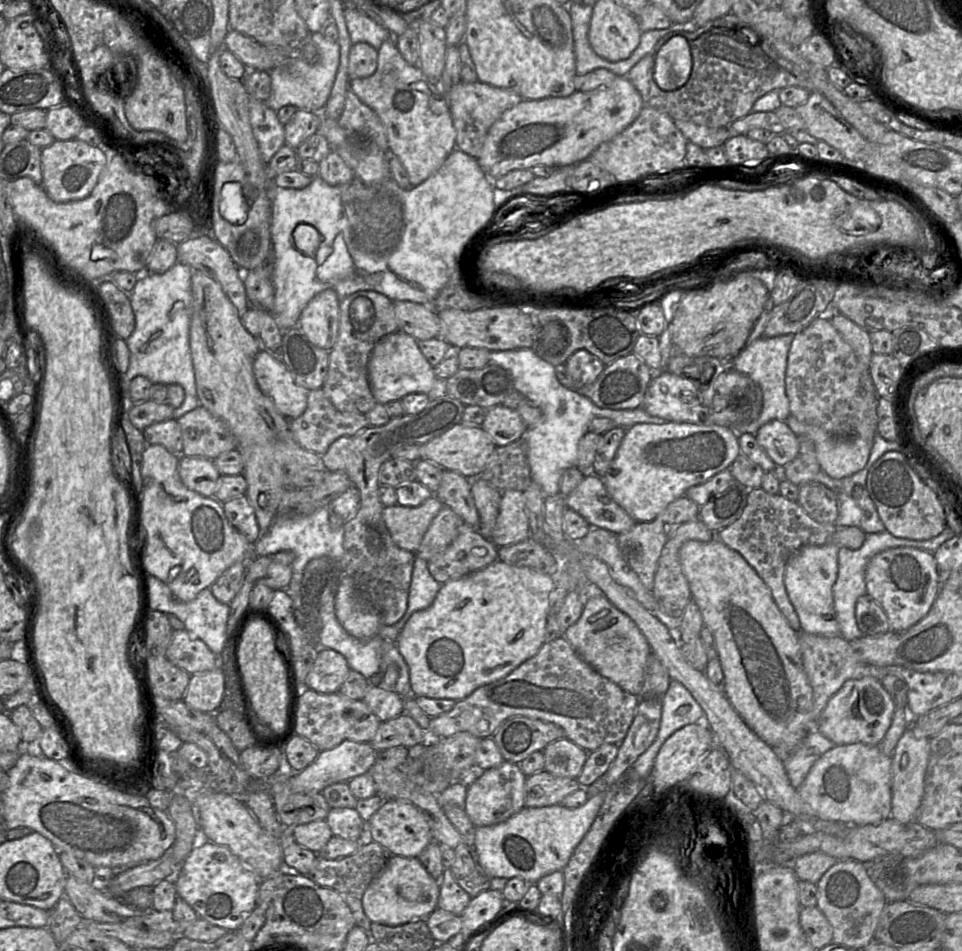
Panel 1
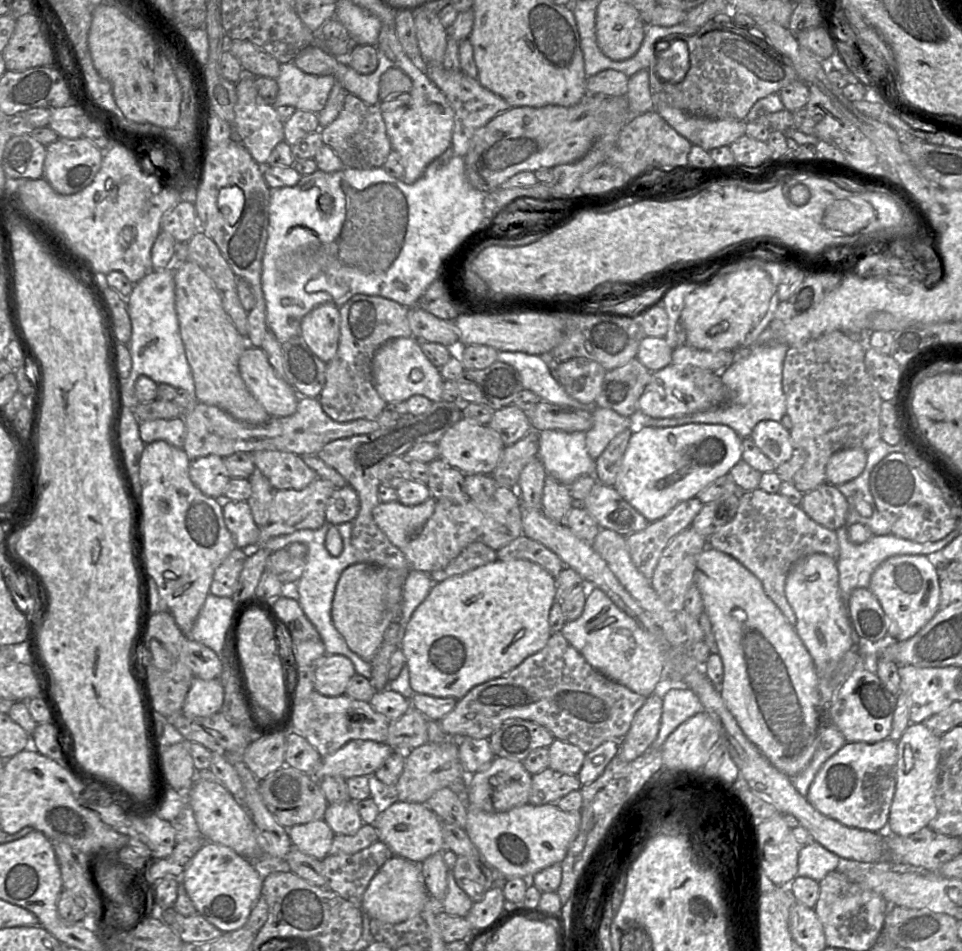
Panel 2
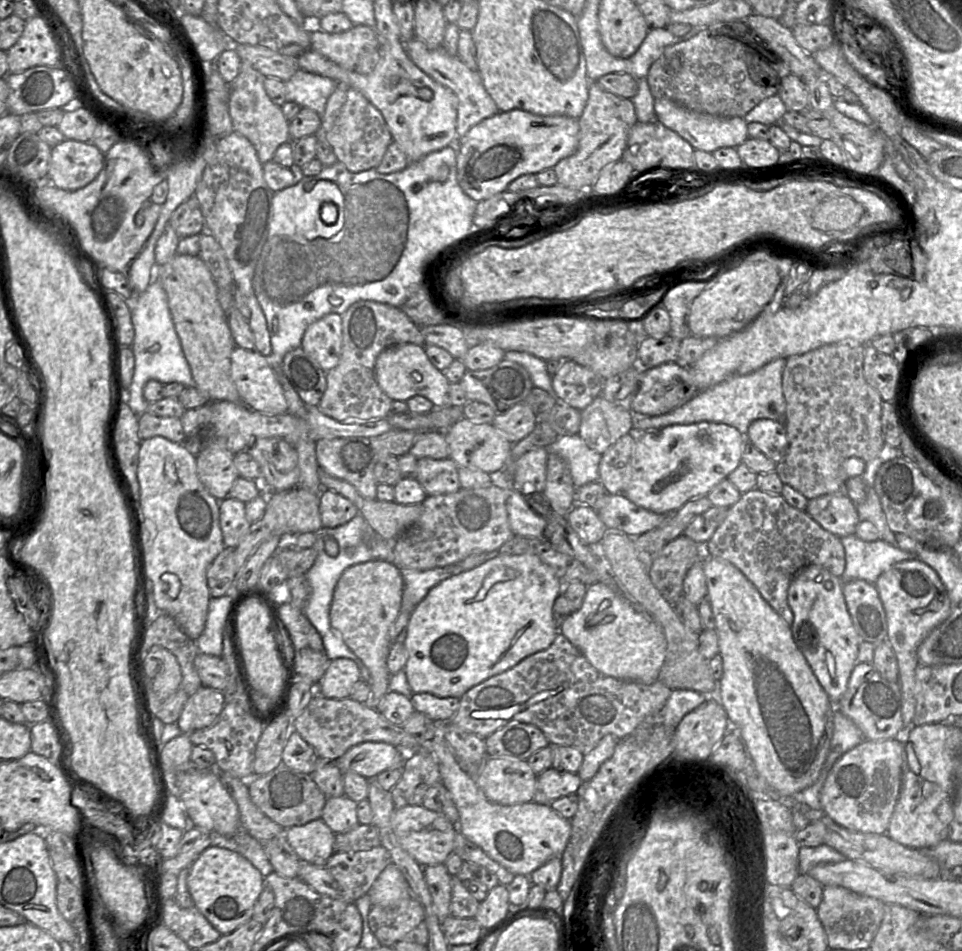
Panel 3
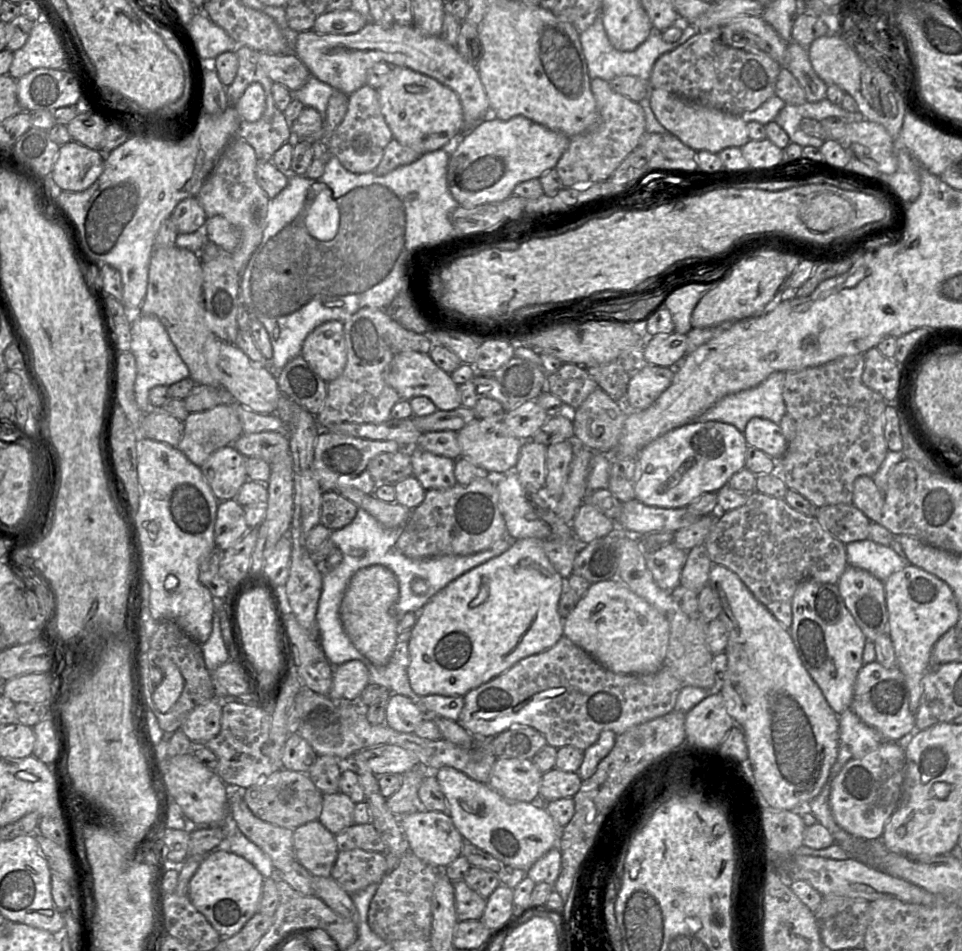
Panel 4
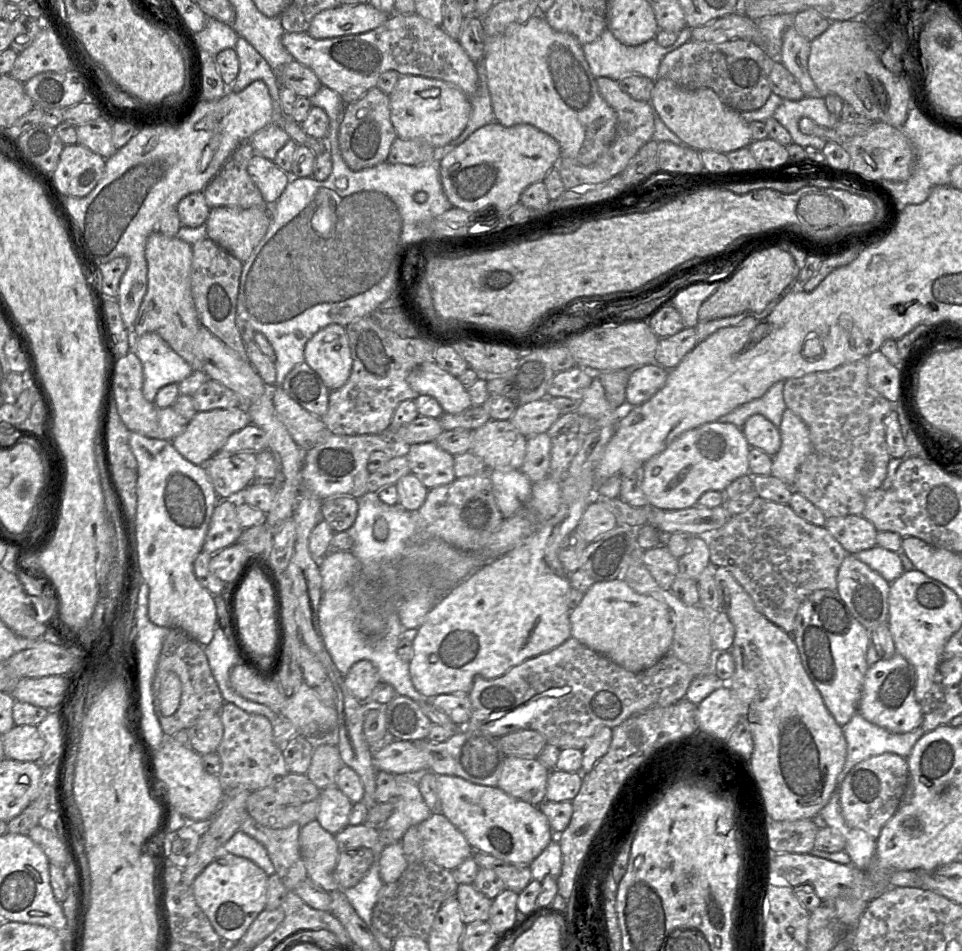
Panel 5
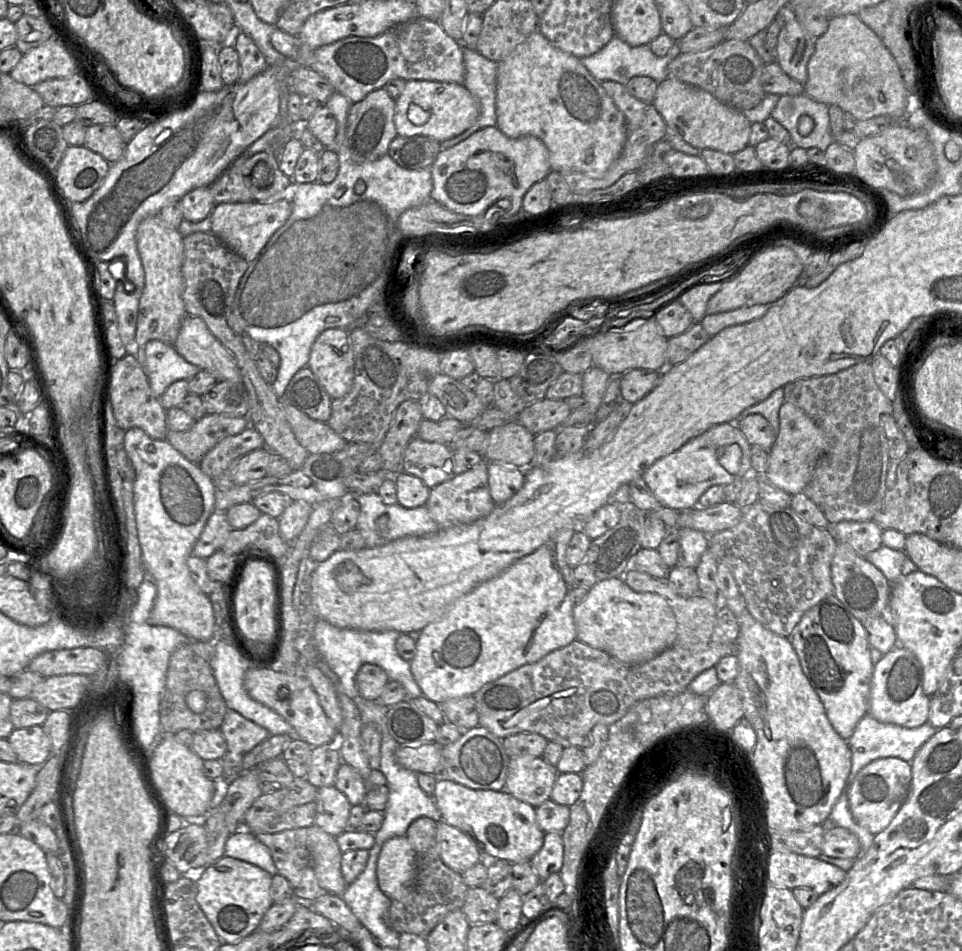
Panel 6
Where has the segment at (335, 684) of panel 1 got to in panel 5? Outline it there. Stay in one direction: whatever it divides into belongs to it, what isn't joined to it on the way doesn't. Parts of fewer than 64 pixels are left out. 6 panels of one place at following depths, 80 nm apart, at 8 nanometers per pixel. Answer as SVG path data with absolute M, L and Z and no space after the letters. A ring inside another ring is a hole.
M371 661L354 663L343 681L351 694L361 702L367 702L375 686L380 682L376 667Z

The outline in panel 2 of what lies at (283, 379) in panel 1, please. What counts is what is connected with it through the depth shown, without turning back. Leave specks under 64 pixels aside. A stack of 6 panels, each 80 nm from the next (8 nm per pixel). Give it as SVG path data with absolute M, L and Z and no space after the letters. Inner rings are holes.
M248 346L244 350L239 372L250 393L271 417L286 417L296 412L302 396L277 377L261 348Z

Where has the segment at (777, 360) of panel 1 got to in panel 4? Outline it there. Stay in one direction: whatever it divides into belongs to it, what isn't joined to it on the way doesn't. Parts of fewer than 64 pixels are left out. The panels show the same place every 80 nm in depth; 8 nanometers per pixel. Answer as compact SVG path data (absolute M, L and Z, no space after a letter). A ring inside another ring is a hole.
M775 371L755 387L723 397L701 414L695 421L724 422L735 426L742 433L744 433L748 421L753 417L769 419L776 424L780 424L783 416L787 413L786 403L783 397L785 379L786 372Z

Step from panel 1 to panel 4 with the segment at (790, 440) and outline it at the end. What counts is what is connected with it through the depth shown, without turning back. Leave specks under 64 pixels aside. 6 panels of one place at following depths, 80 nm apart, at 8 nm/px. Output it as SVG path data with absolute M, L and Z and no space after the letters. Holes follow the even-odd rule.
M760 417L751 418L744 431L748 445L762 450L774 460L780 460L788 443L779 424Z

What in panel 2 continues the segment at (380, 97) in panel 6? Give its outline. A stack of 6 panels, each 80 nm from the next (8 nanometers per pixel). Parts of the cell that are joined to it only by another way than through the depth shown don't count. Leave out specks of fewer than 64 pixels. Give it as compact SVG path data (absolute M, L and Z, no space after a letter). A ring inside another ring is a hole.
M351 93L345 94L343 108L338 117L328 126L320 128L320 132L323 143L335 151L345 167L381 167L392 150L378 106L369 105Z

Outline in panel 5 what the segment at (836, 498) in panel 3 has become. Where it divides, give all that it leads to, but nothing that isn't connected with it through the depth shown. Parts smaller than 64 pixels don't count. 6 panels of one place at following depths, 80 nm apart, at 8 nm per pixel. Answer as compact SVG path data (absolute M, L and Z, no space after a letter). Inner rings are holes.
M863 515L826 518L824 527L848 554L856 554L877 545L877 529Z

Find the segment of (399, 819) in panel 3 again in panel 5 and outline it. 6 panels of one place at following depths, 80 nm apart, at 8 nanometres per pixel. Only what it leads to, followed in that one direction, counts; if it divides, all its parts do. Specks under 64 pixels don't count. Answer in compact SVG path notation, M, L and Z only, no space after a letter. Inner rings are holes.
M440 811L421 822L418 830L426 855L447 870L456 869L472 856L474 849L466 837Z

